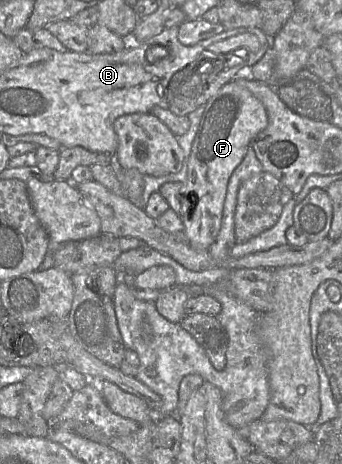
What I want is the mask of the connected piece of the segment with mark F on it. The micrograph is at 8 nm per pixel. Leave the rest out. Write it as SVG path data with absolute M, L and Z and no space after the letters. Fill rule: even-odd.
M232 80L226 83L207 102L188 160L187 178L181 194L190 195L193 213L180 216L189 244L200 250L209 250L222 222L223 207L229 179L242 162L252 139L268 125L268 114L246 87Z

